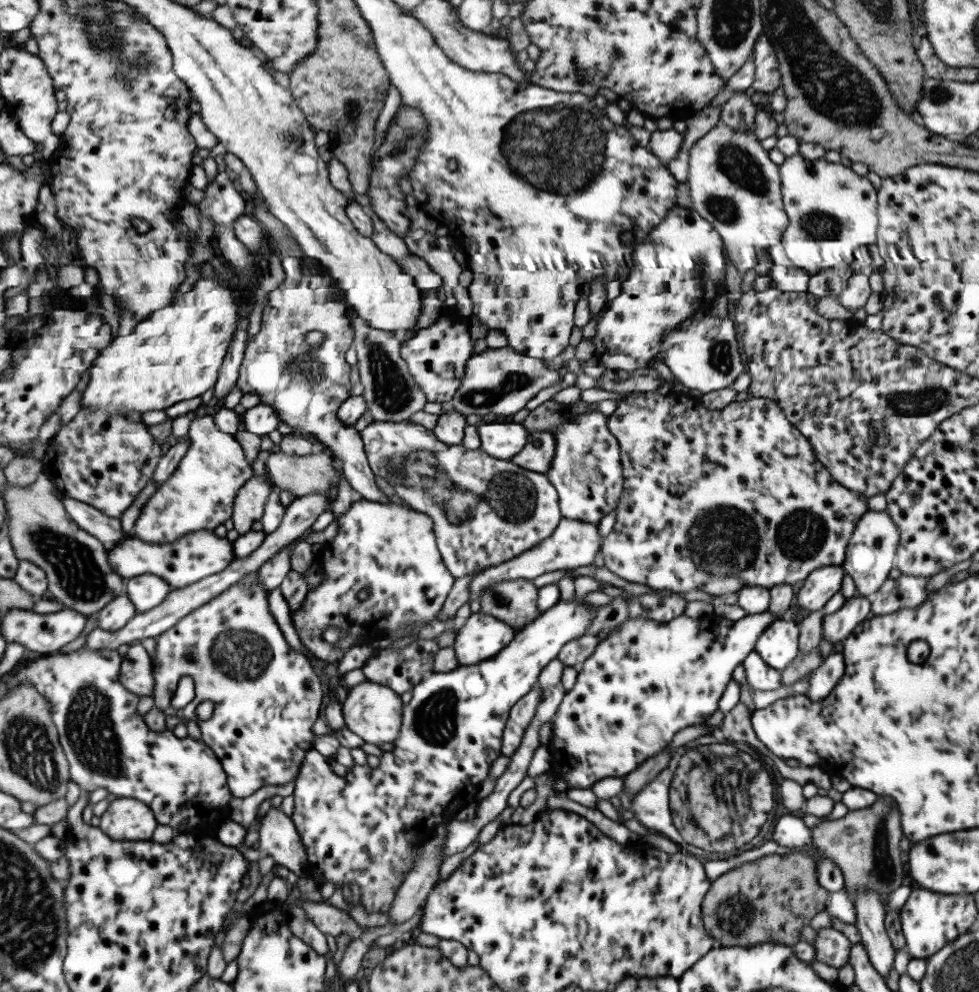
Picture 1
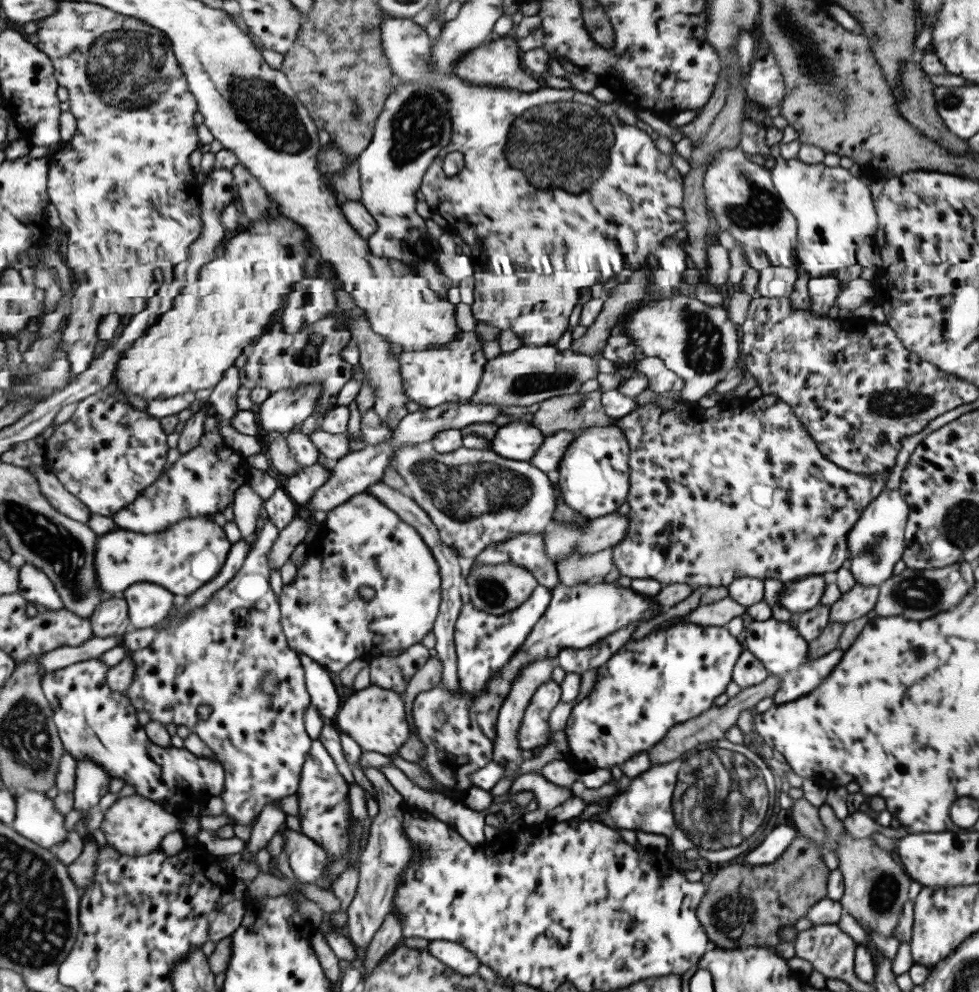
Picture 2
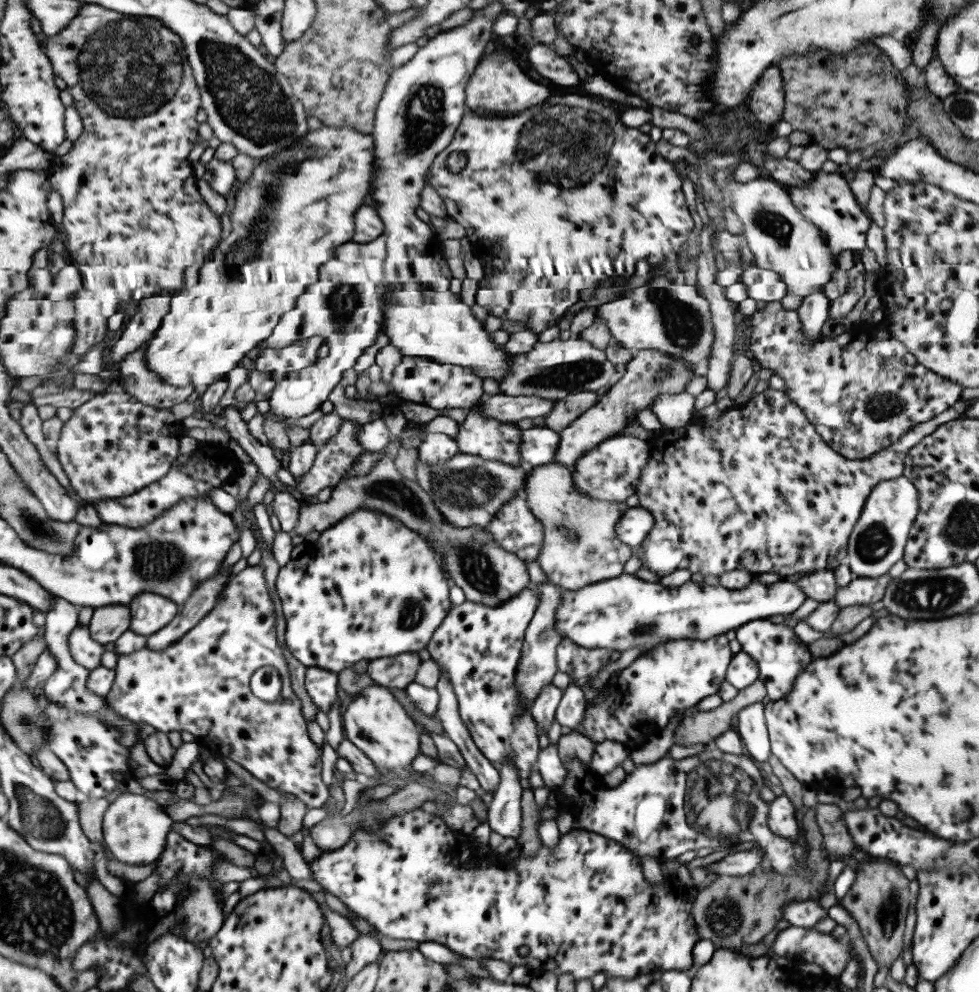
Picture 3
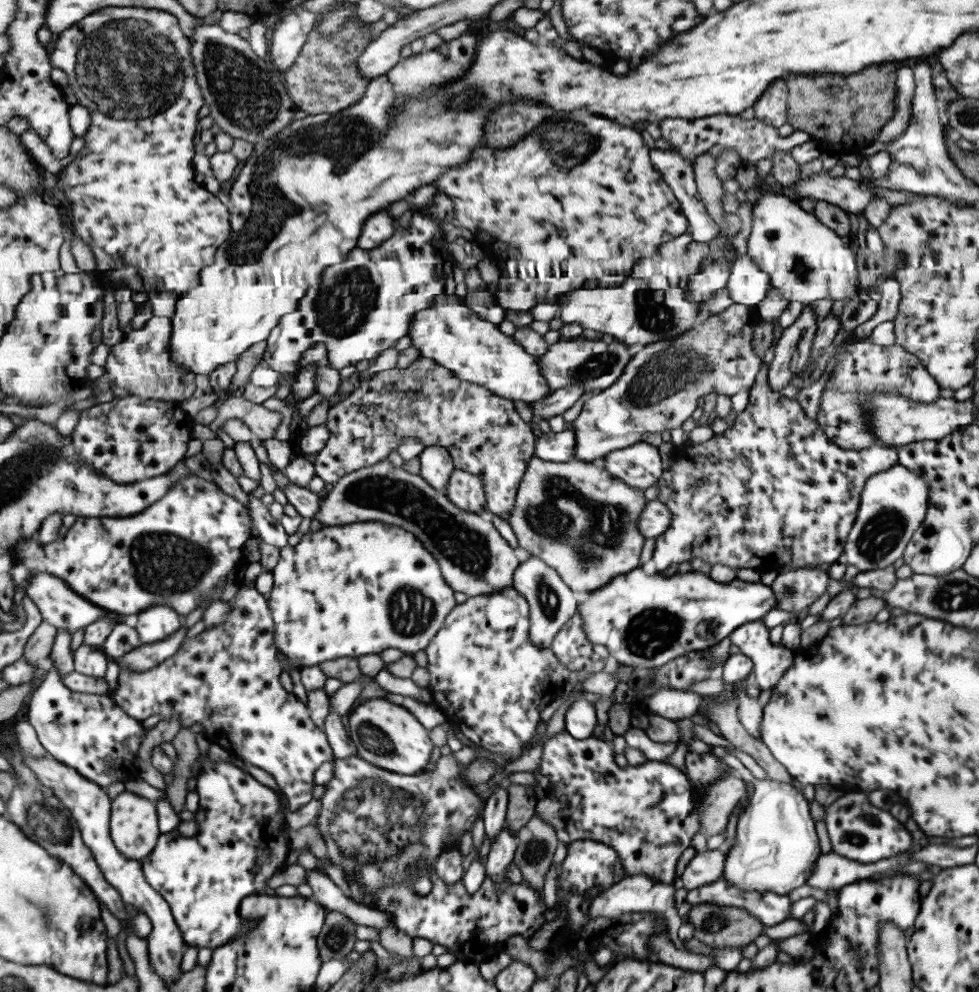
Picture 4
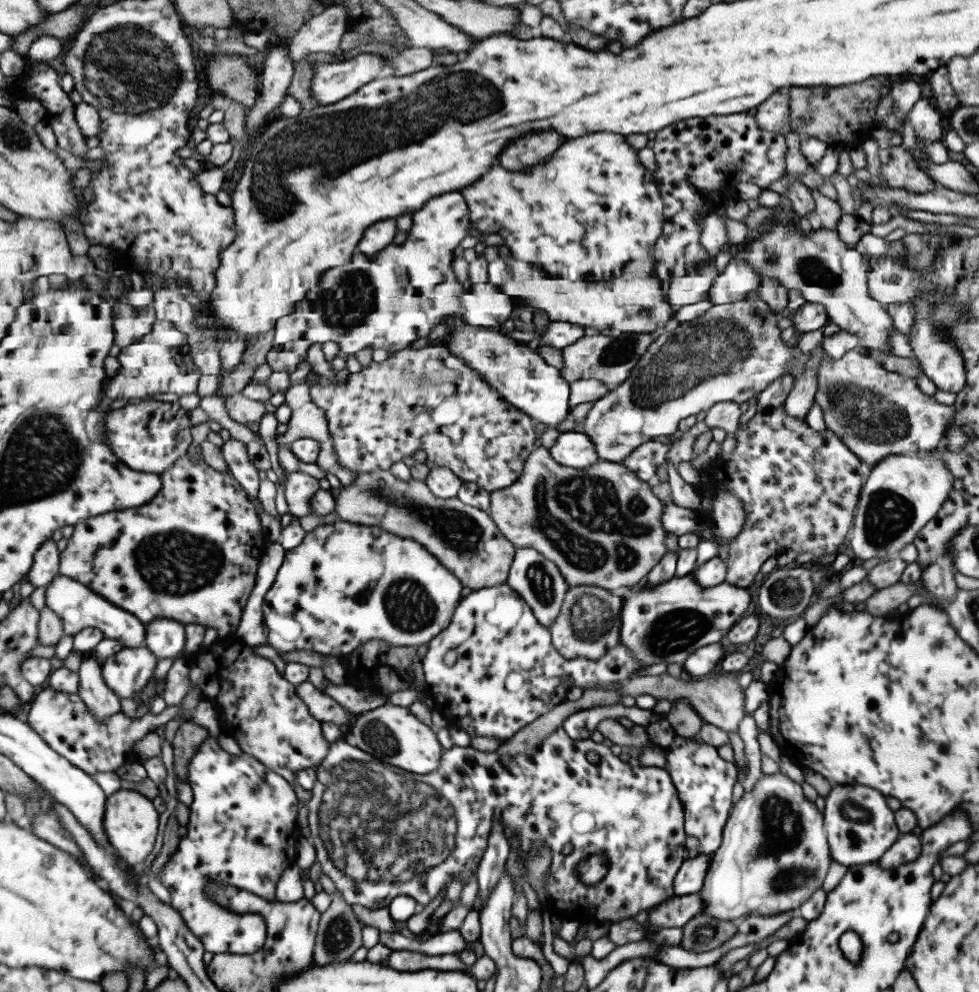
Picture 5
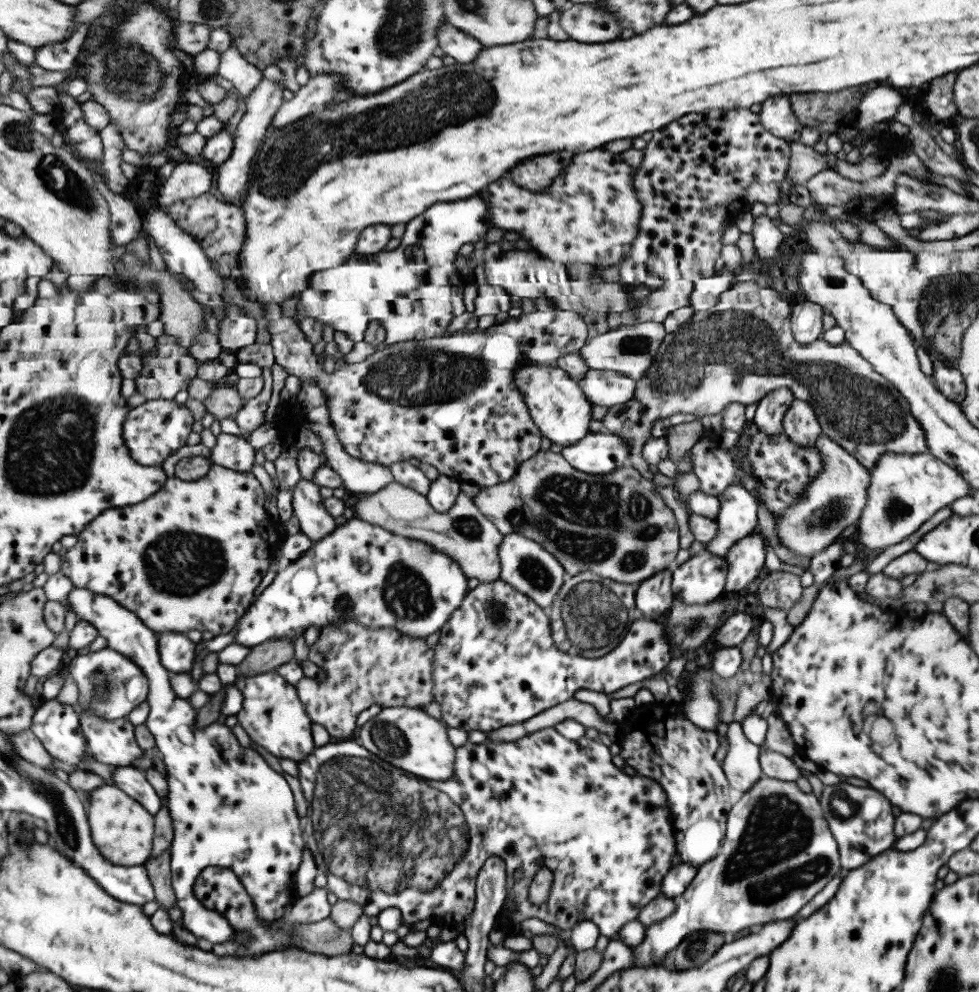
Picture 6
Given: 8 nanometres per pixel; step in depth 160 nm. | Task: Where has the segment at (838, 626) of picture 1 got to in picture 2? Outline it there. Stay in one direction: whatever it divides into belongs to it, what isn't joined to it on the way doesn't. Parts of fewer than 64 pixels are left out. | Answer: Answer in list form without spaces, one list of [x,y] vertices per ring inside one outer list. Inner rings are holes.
[[[855,583],[853,588],[841,594],[829,607],[829,622],[851,622],[865,616],[874,609],[877,602],[878,586],[863,586]]]

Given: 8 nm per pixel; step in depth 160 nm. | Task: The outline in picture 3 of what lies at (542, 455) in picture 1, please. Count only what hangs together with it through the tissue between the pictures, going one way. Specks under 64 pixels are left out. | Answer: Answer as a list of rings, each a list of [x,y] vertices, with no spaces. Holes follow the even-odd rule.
[[[641,350],[624,366],[623,373],[616,384],[602,394],[597,403],[580,414],[569,426],[558,431],[559,444],[555,449],[553,463],[571,467],[588,450],[595,448],[601,441],[621,434],[628,422],[635,422],[638,410],[649,409],[659,394],[681,394],[685,392],[688,380],[695,371],[687,363],[663,356],[657,350]]]

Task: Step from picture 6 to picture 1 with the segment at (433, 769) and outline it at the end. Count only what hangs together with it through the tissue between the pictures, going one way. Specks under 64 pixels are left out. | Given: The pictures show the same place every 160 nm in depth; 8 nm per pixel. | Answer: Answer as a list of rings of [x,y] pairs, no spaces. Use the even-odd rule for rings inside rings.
[[[367,680],[351,686],[340,695],[344,726],[365,743],[376,746],[389,742],[392,744],[399,734],[402,707],[399,695],[388,686],[381,686]]]

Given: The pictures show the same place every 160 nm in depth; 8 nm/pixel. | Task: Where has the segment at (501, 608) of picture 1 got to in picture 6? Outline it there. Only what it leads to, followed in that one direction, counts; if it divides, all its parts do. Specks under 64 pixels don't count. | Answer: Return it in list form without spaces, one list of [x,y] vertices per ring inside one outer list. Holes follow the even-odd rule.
[[[391,481],[377,492],[363,493],[355,503],[353,512],[355,519],[364,520],[403,538],[420,540],[437,552],[446,554],[460,566],[465,578],[477,578],[478,582],[493,582],[499,578],[497,549],[502,534],[461,491],[449,510],[439,512],[431,508],[425,495]]]

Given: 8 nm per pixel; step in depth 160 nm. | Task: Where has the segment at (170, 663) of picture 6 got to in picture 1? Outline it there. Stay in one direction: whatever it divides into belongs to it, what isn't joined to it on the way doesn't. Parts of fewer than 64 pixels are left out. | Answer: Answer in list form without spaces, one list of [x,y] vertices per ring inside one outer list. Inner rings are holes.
[[[139,575],[125,581],[125,594],[137,613],[161,604],[162,598],[169,591],[169,585],[158,576]]]

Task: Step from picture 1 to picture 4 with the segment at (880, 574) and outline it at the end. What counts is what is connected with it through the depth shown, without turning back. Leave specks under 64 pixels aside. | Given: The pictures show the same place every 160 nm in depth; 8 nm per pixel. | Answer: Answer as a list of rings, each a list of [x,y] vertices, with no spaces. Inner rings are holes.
[[[898,463],[888,470],[873,474],[865,481],[852,527],[846,536],[842,561],[845,565],[855,566],[858,572],[885,568],[901,558],[903,549],[915,529],[921,524],[928,505],[928,486],[924,478],[900,466]]]

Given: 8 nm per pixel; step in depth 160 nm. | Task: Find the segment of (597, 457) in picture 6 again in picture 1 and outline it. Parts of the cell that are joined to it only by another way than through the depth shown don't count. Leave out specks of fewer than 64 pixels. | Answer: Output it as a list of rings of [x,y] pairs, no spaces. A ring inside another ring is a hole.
[[[484,422],[477,425],[480,449],[490,458],[510,460],[525,446],[528,432],[514,422]]]

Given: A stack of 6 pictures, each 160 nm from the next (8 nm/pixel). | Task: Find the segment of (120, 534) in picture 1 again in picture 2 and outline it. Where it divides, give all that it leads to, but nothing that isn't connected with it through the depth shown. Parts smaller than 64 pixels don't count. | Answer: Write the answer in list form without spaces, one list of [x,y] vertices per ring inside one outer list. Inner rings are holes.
[[[43,465],[36,466],[36,469],[26,468],[26,471],[36,478],[41,494],[57,512],[71,520],[86,524],[90,517],[90,510],[78,498],[69,494],[69,491],[65,490],[65,487],[53,475],[47,473]]]

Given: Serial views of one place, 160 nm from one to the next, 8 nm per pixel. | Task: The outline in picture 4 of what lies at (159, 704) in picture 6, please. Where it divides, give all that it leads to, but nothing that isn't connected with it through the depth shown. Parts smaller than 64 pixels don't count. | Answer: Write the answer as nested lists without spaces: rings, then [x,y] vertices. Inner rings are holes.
[[[47,573],[34,574],[26,580],[24,586],[24,596],[30,598],[42,620],[51,624],[56,629],[69,631],[70,634],[79,627],[85,628],[91,621],[101,617],[113,617],[115,613],[107,612],[100,607],[95,607],[91,602],[85,601],[75,594],[61,578],[55,578]],[[210,753],[204,757],[202,764],[200,773],[194,777],[196,780],[194,792],[196,792],[199,800],[198,808],[196,812],[193,813],[193,820],[195,824],[198,825],[197,834],[193,837],[183,837],[181,835],[180,837],[172,837],[168,833],[160,834],[157,838],[155,847],[147,857],[140,861],[140,864],[141,871],[143,872],[143,879],[145,879],[147,885],[155,890],[155,892],[158,892],[169,905],[170,913],[174,918],[177,928],[180,930],[181,939],[184,941],[186,947],[215,950],[215,948],[219,948],[219,946],[225,946],[225,944],[237,940],[239,936],[245,936],[245,933],[254,927],[256,920],[243,920],[238,915],[239,902],[241,902],[241,899],[245,898],[245,896],[261,892],[261,890],[267,887],[266,881],[271,876],[275,876],[275,874],[284,871],[286,869],[285,858],[292,850],[291,847],[289,847],[289,837],[287,837],[289,828],[286,825],[286,819],[283,815],[285,809],[283,803],[285,802],[281,803],[281,801],[277,799],[276,791],[255,781],[249,773],[243,772],[238,767],[230,765],[226,761],[211,759]]]

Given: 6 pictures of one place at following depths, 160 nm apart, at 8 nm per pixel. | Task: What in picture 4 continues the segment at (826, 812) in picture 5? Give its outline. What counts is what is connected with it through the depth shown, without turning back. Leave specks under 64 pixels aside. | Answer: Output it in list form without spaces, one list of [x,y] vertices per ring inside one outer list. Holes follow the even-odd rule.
[[[843,792],[841,797],[837,797],[830,806],[824,808],[822,820],[831,841],[831,852],[861,865],[901,855],[903,851],[915,848],[911,834],[904,825],[897,822],[889,812],[872,806],[867,800],[867,794],[863,792]]]

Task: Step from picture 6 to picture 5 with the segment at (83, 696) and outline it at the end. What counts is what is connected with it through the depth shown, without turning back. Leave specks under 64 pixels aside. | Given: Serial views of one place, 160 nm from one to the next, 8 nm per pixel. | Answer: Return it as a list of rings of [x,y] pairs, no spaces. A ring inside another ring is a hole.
[[[145,646],[122,647],[100,662],[101,676],[118,699],[131,699],[152,677],[156,661],[156,656]]]

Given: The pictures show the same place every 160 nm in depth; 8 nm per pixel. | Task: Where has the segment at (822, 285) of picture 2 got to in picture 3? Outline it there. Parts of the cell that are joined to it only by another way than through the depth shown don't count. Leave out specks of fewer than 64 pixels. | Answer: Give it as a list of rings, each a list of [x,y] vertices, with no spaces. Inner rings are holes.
[[[822,290],[808,294],[801,299],[796,310],[799,324],[801,324],[801,335],[799,336],[805,338],[805,343],[813,344],[817,338],[821,337],[820,331],[828,318],[830,300]]]

